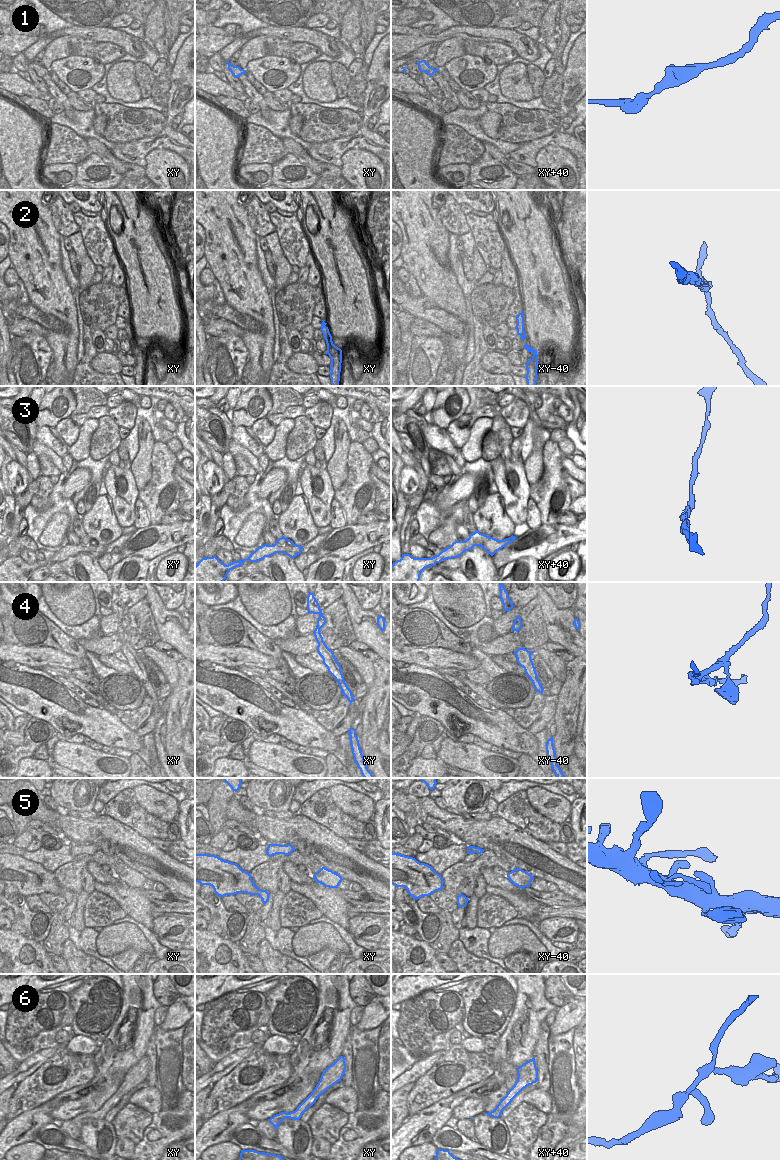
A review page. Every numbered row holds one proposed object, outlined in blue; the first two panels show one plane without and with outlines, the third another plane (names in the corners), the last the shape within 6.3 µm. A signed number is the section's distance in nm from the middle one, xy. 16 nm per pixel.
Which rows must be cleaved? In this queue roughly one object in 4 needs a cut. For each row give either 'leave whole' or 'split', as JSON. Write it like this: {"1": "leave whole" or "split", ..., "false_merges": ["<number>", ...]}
{"1": "leave whole", "2": "leave whole", "3": "leave whole", "4": "split", "5": "leave whole", "6": "split", "false_merges": ["4", "6"]}

